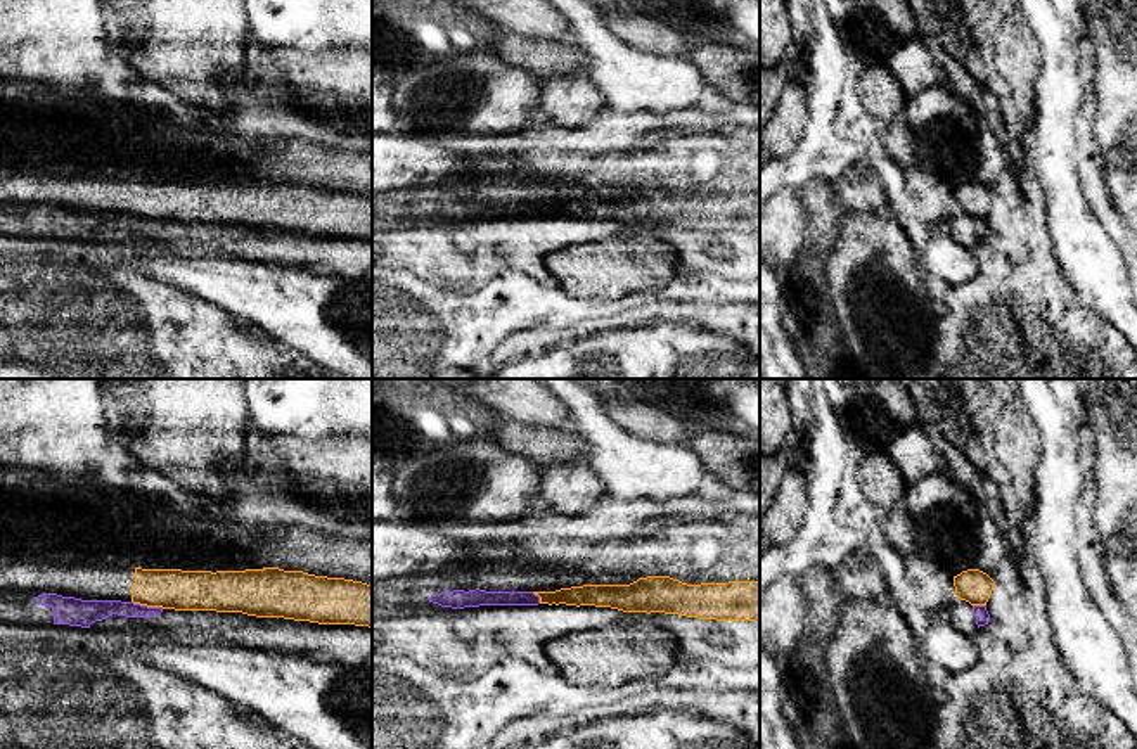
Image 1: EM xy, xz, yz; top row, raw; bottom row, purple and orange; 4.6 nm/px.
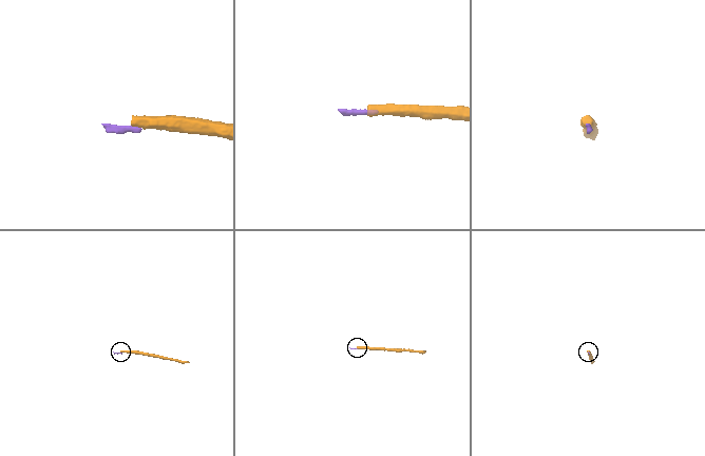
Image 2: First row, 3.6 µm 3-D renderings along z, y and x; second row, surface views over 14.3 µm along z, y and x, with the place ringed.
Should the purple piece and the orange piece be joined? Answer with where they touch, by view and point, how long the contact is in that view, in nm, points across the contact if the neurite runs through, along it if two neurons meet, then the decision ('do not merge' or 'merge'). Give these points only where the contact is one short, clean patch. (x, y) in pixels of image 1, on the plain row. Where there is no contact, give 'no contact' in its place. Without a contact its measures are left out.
xy (146, 218) | 160 nm | along xy (132, 213), (142, 218), (163, 220) | do not merge

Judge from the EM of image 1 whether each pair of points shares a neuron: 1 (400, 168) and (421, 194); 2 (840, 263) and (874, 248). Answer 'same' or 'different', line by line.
1: different
2: same

